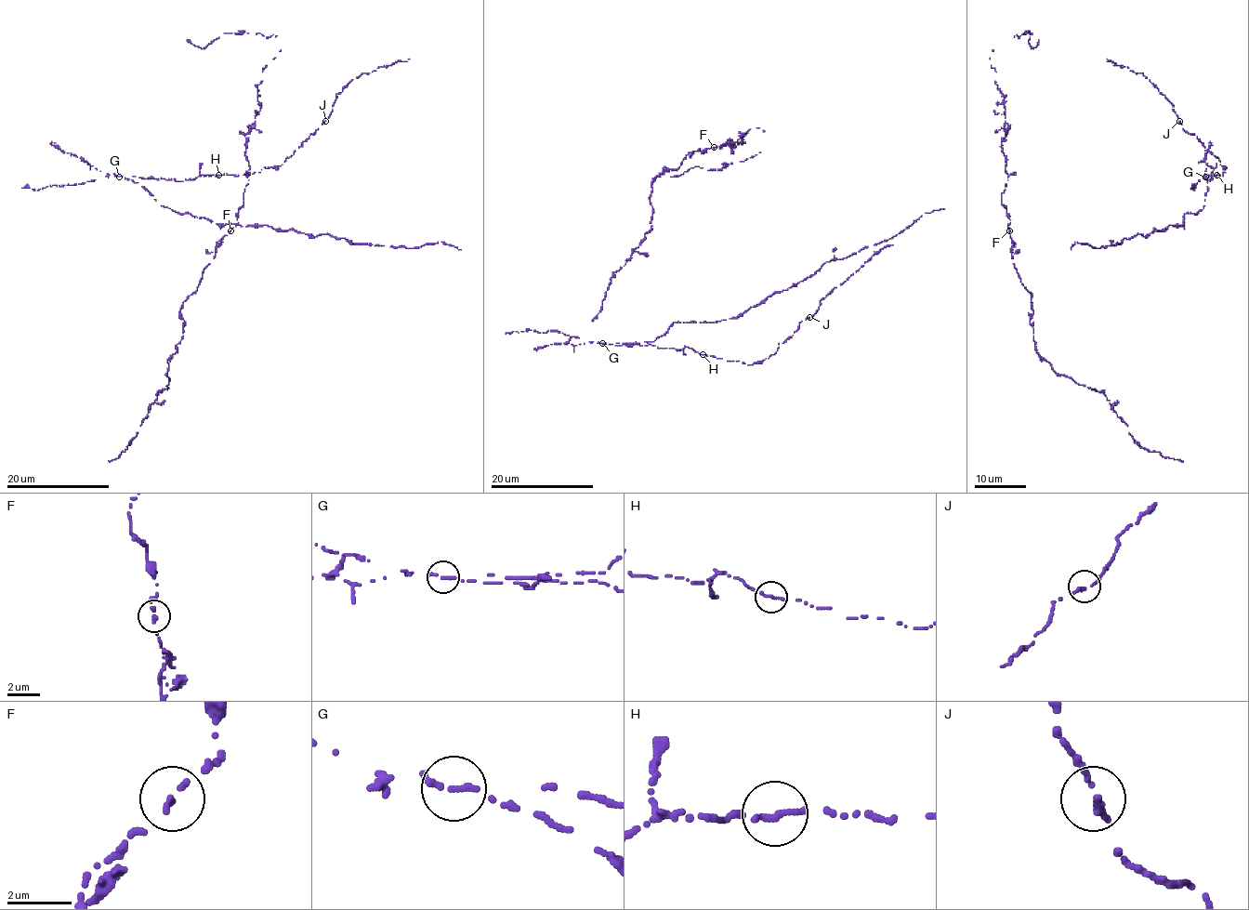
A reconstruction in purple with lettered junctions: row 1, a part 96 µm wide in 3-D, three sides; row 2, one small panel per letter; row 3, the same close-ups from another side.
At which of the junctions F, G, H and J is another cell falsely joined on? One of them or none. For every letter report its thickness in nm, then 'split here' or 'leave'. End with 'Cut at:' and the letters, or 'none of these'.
F: 240 nm thick; leave
G: 240 nm thick; split here
H: 240 nm thick; leave
J: 280 nm thick; leave
Cut at: G

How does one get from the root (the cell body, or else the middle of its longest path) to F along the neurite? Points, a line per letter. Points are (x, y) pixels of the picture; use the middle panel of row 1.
F: (732, 143), (729, 143), (729, 139), (733, 143), (729, 146), (727, 139), (722, 149), (714, 147)

